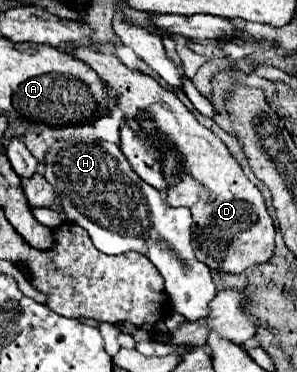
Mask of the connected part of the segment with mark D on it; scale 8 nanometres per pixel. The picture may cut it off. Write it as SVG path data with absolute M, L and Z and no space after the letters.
M75 47L73 55L85 61L105 81L109 91L117 93L117 105L127 119L139 109L151 111L155 123L167 139L173 139L177 155L185 161L185 175L167 191L171 207L189 207L193 215L193 249L201 263L221 273L243 273L253 265L267 263L275 251L275 225L267 213L261 191L245 177L239 161L227 151L219 137L203 127L173 91L163 89L155 79L131 71L113 53L99 47Z

